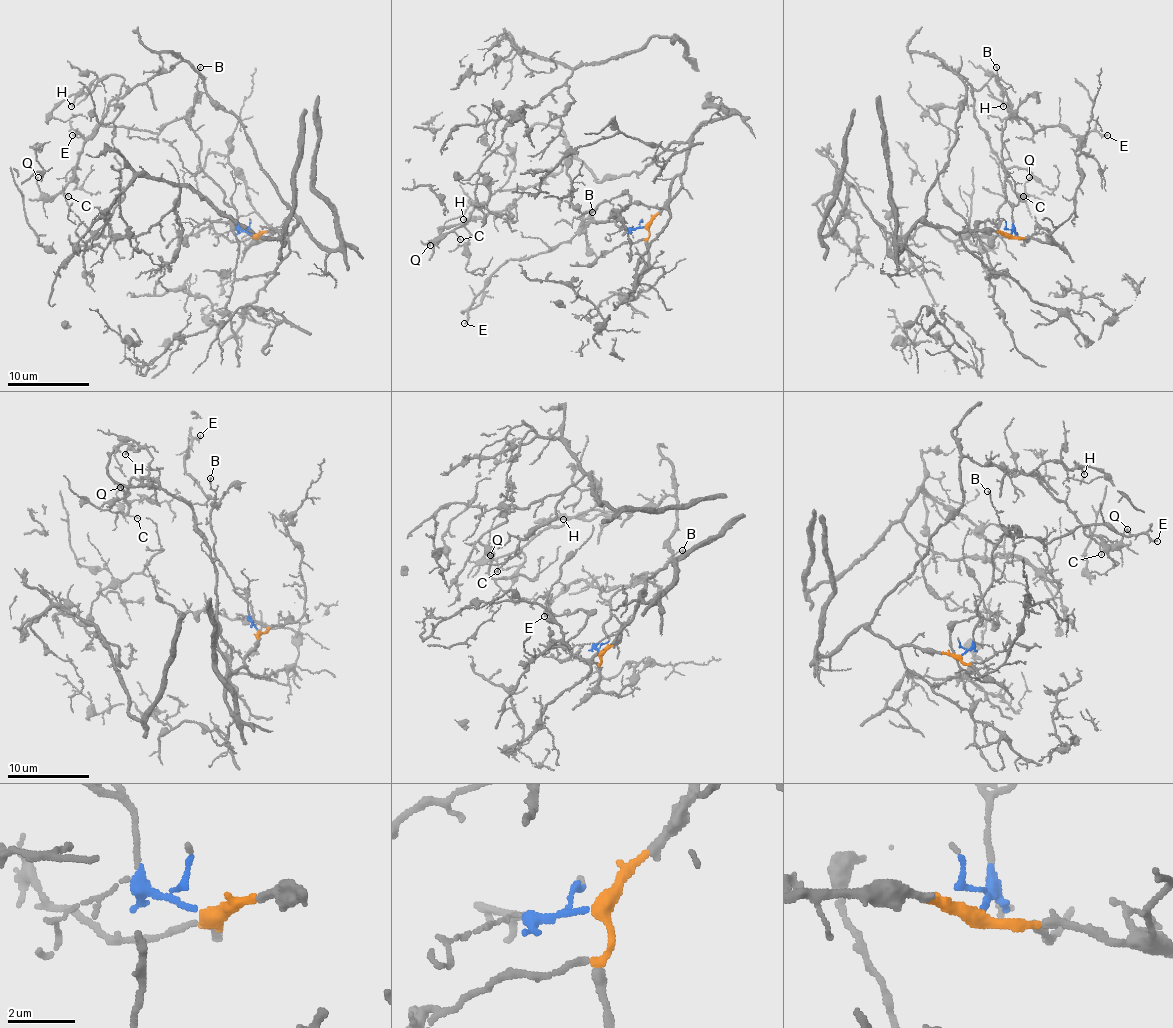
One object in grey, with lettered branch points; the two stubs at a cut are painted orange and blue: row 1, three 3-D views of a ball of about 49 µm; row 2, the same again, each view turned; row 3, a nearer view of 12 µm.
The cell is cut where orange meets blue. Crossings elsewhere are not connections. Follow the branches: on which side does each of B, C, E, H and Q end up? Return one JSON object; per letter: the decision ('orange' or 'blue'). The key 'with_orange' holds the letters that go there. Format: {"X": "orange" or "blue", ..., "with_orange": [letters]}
{"B": "blue", "C": "orange", "E": "blue", "H": "orange", "Q": "orange", "with_orange": ["C", "H", "Q"]}

